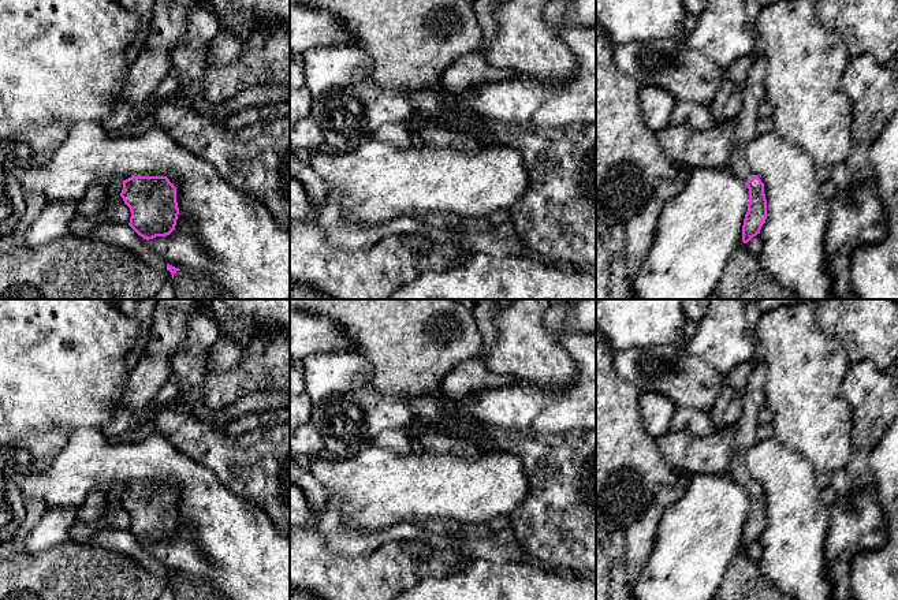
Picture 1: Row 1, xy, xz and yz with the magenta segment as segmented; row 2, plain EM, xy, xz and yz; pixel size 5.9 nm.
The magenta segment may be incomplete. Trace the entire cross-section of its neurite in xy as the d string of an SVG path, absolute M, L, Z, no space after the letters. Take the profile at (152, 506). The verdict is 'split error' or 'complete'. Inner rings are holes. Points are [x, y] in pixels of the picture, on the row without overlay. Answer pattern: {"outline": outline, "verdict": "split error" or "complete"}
{"outline": "M131 482L123 487L120 503L131 518L128 532L144 545L165 543L175 536L176 493L167 482Z", "verdict": "complete"}

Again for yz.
{"outline": "M764 362L750 365L750 374L744 396L741 417L734 425L730 476L742 485L749 495L748 518L742 532L742 548L748 549L760 536L767 525L767 506L764 489L749 474L745 465L746 451L757 441L756 432L759 428L759 411L765 406L764 384L767 366Z", "verdict": "split error"}

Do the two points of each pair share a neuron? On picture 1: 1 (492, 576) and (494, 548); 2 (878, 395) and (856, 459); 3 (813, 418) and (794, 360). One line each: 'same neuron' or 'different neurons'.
1: different neurons
2: same neuron
3: same neuron

